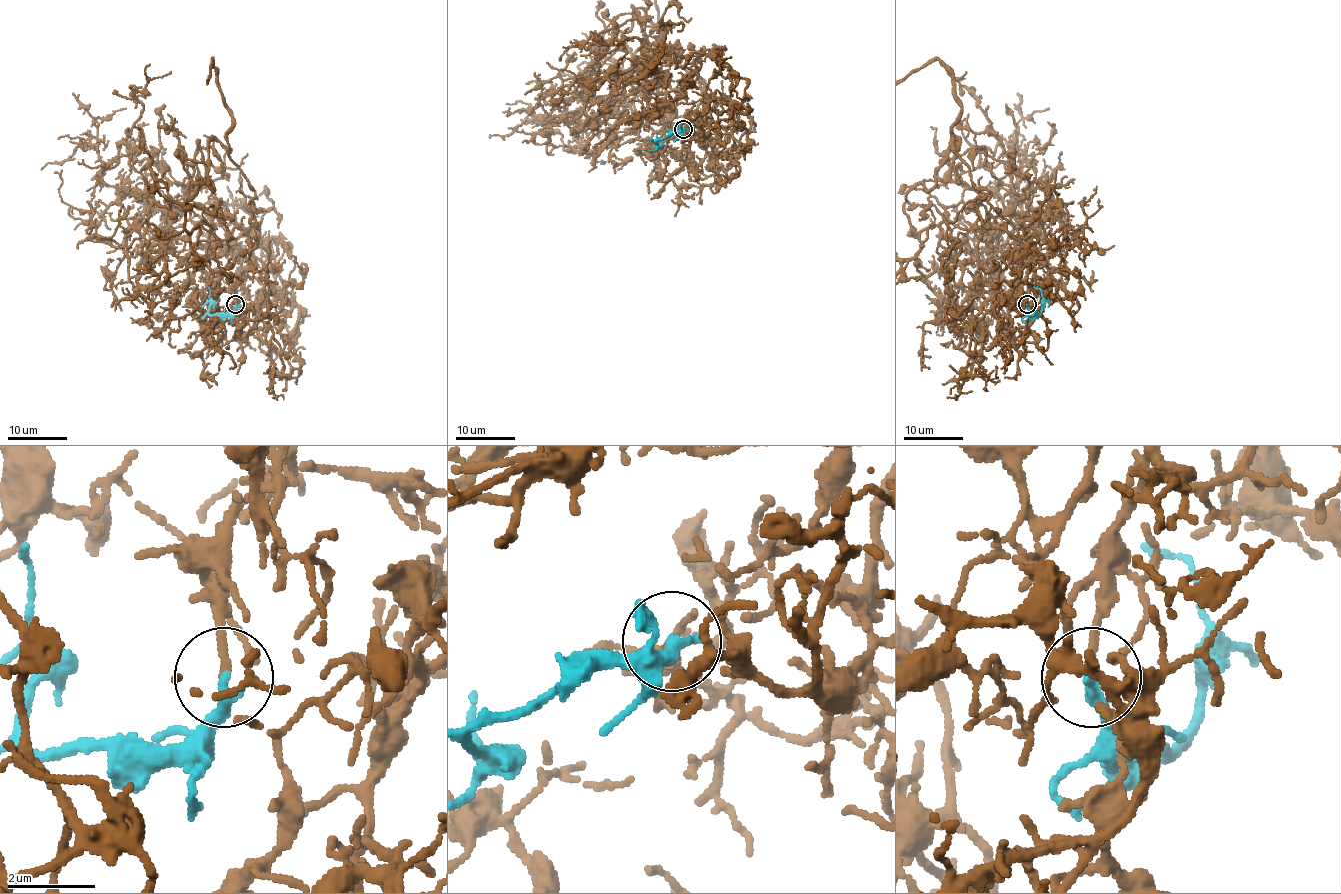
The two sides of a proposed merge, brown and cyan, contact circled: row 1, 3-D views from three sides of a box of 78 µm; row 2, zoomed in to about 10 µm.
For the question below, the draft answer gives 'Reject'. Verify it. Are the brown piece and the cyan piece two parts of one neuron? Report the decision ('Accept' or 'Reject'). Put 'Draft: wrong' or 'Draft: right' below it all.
Accept
Draft: wrong

